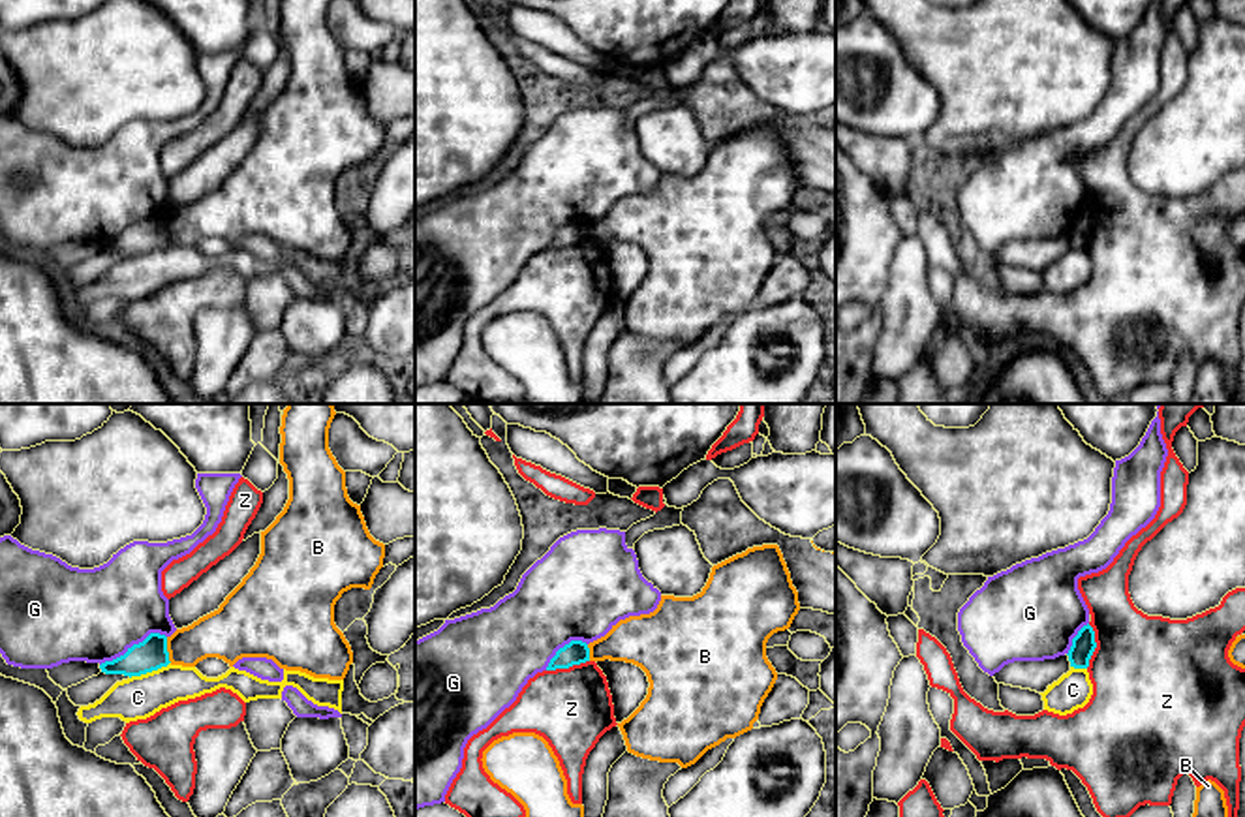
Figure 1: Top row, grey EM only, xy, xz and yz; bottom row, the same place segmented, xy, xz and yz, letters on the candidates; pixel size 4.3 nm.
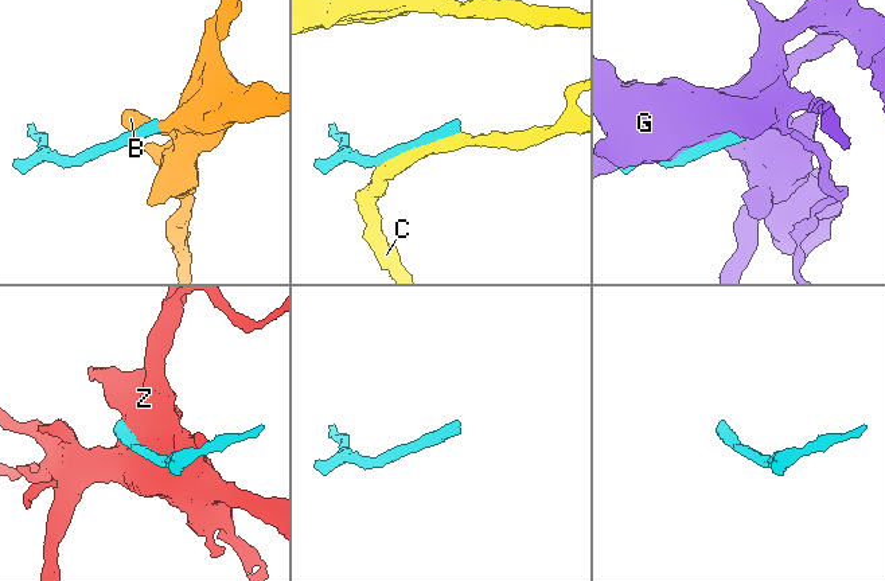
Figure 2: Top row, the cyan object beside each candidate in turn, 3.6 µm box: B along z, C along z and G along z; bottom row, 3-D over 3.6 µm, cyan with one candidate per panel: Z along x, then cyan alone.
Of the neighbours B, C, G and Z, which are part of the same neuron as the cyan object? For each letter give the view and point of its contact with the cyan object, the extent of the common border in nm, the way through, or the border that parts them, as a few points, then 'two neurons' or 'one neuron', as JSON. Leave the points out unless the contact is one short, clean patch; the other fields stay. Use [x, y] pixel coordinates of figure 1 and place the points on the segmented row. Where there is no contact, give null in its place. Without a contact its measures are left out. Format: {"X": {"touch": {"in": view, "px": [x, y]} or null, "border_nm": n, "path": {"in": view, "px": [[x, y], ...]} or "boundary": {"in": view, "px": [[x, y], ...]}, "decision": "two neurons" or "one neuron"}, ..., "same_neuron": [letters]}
{"B": {"touch": {"in": "xy", "px": [166, 650]}, "border_nm": 110, "boundary": {"in": "xy", "px": [[166, 637], [171, 662]]}, "decision": "two neurons"}, "C": {"touch": {"in": "xy", "px": [149, 671]}, "border_nm": 190, "decision": "two neurons"}, "G": {"touch": {"in": "xy", "px": [134, 645]}, "border_nm": 320, "decision": "two neurons"}, "Z": {"touch": {"in": "yz", "px": [1095, 647]}, "border_nm": 190, "decision": "two neurons"}, "same_neuron": []}

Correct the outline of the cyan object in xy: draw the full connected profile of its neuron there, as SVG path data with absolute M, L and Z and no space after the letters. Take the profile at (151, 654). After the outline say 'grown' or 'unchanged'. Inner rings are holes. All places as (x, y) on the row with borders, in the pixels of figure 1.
M150 633L143 642L128 648L124 655L101 663L100 669L105 674L124 674L131 678L158 671L169 663L167 637Z; unchanged

